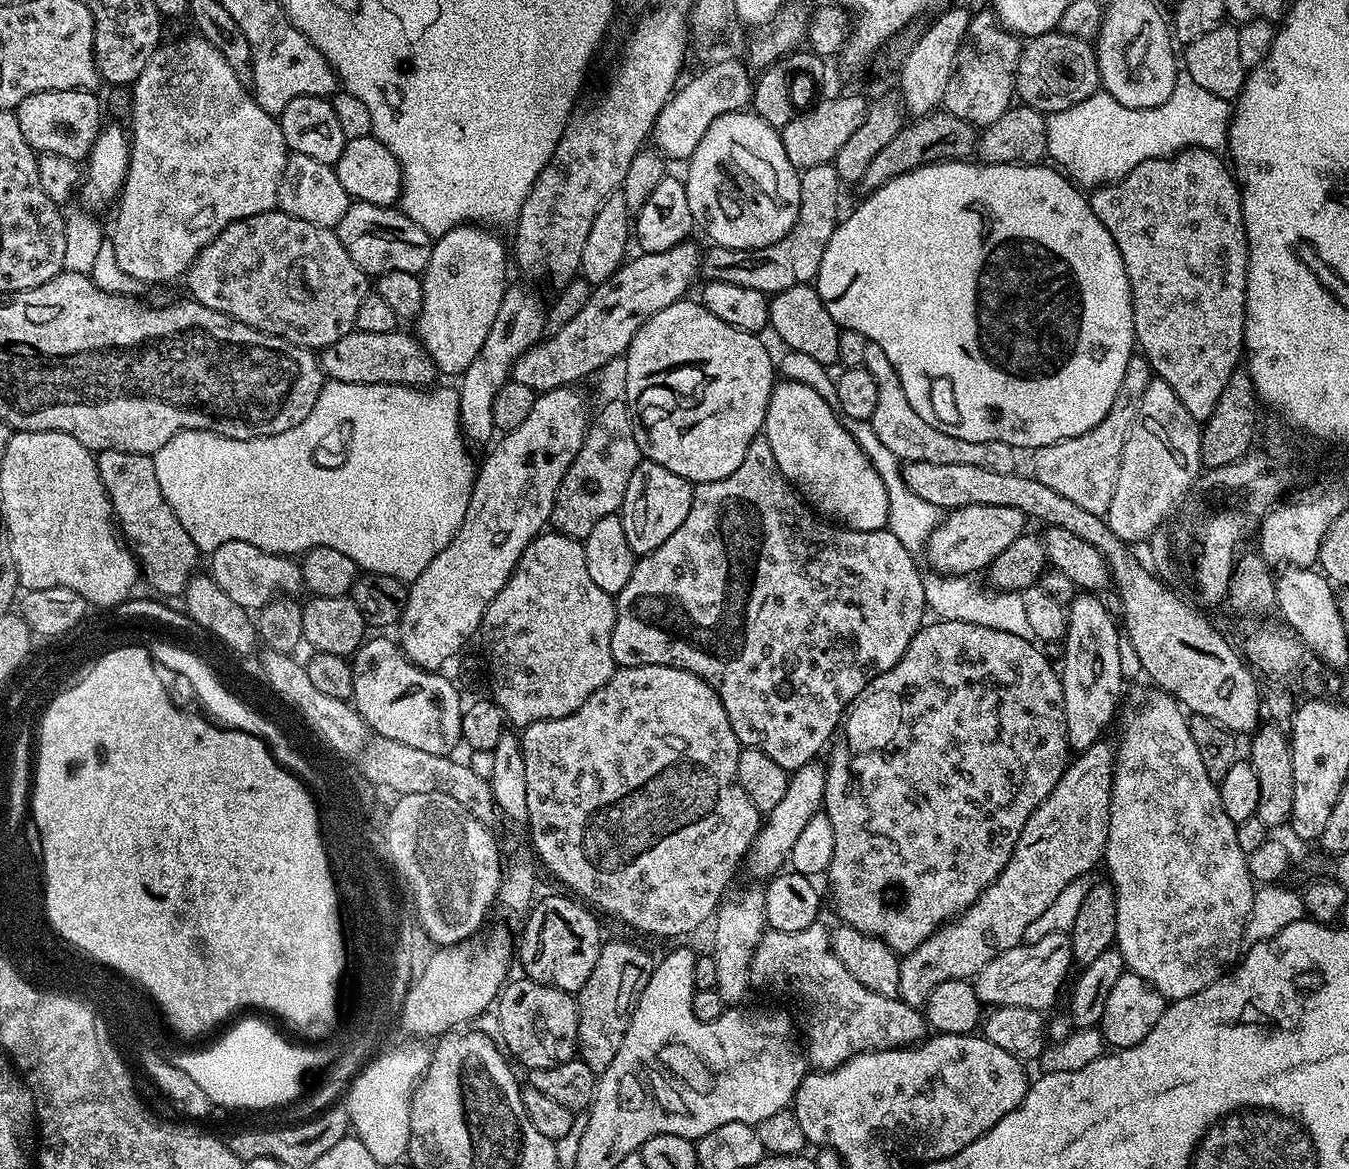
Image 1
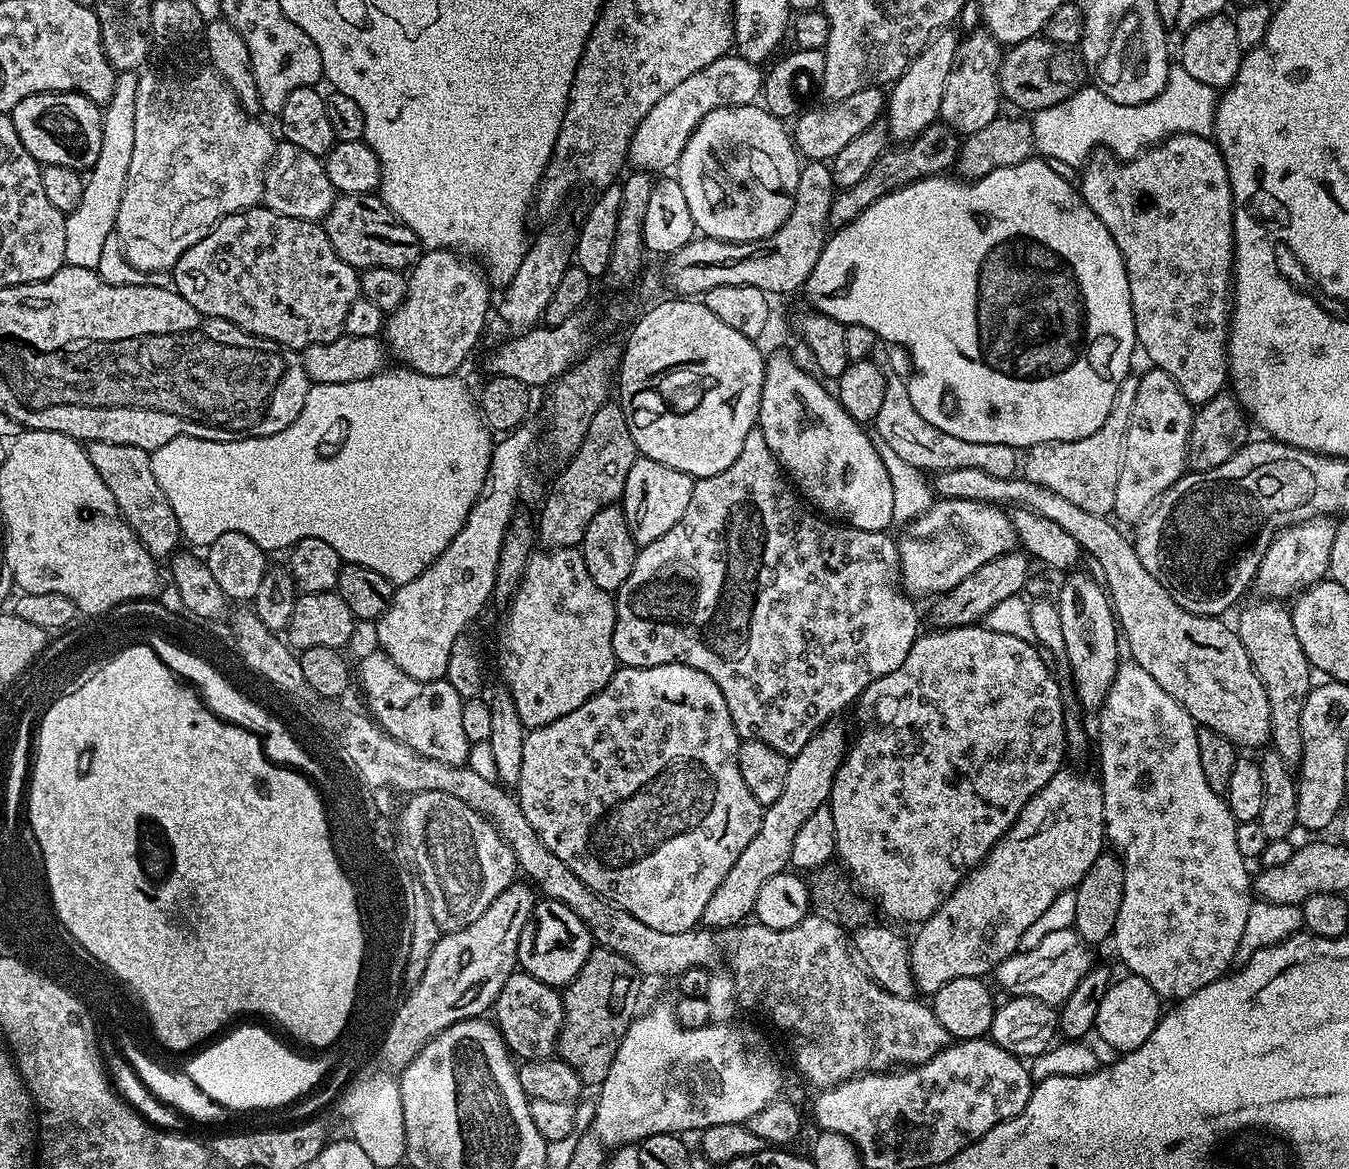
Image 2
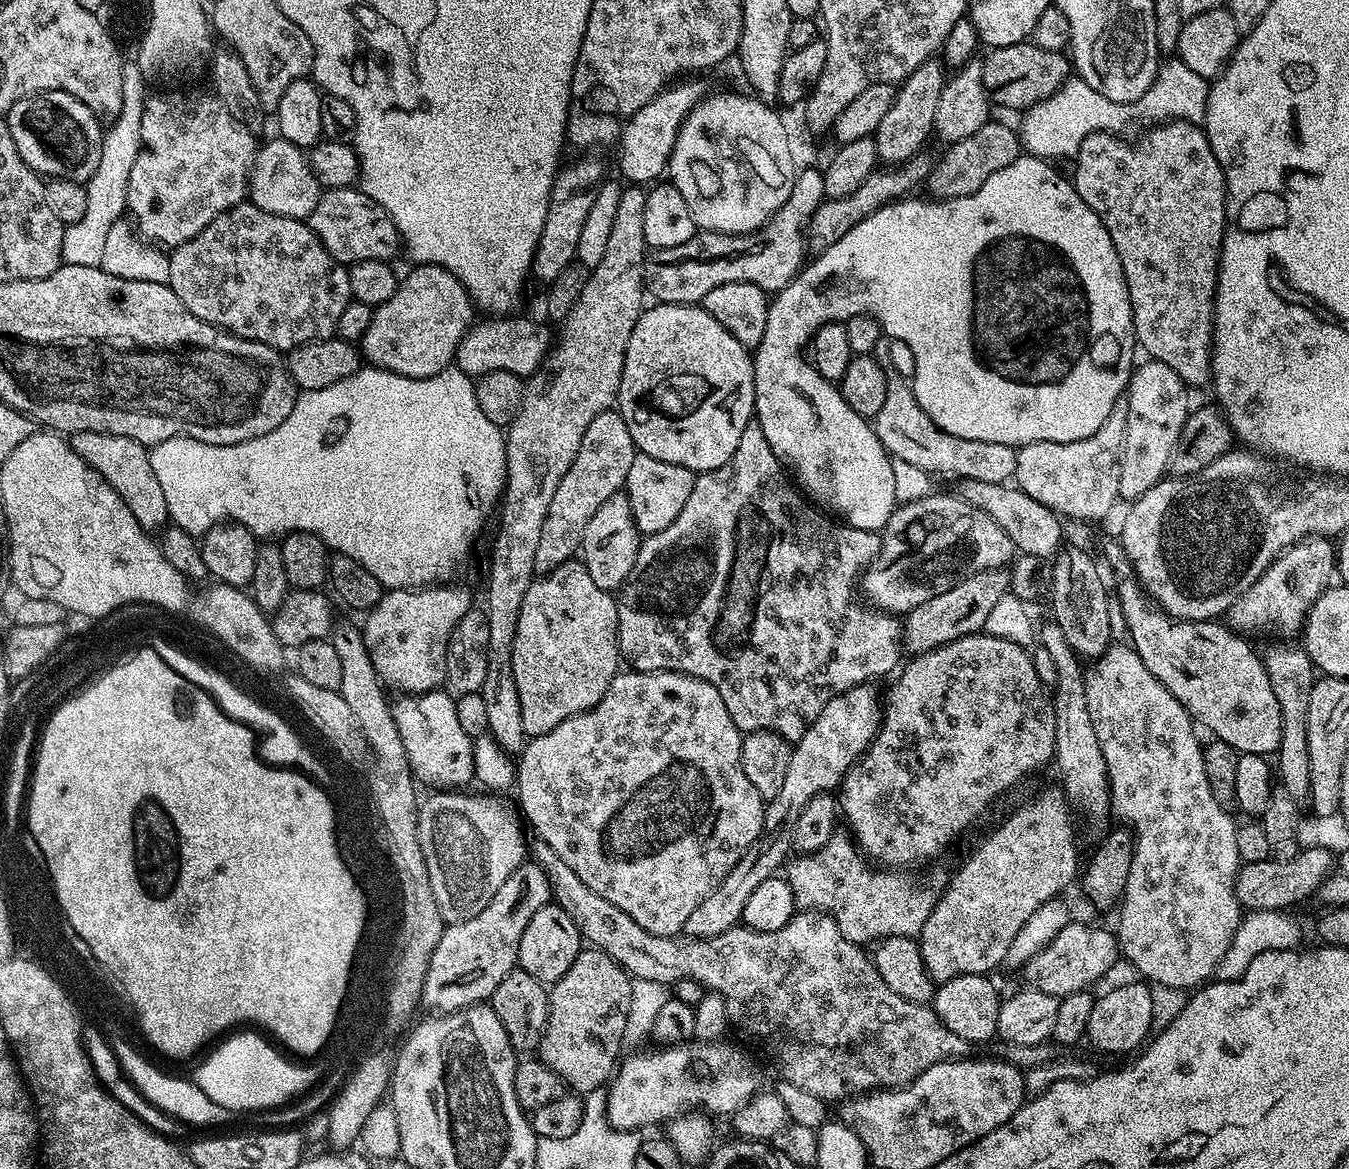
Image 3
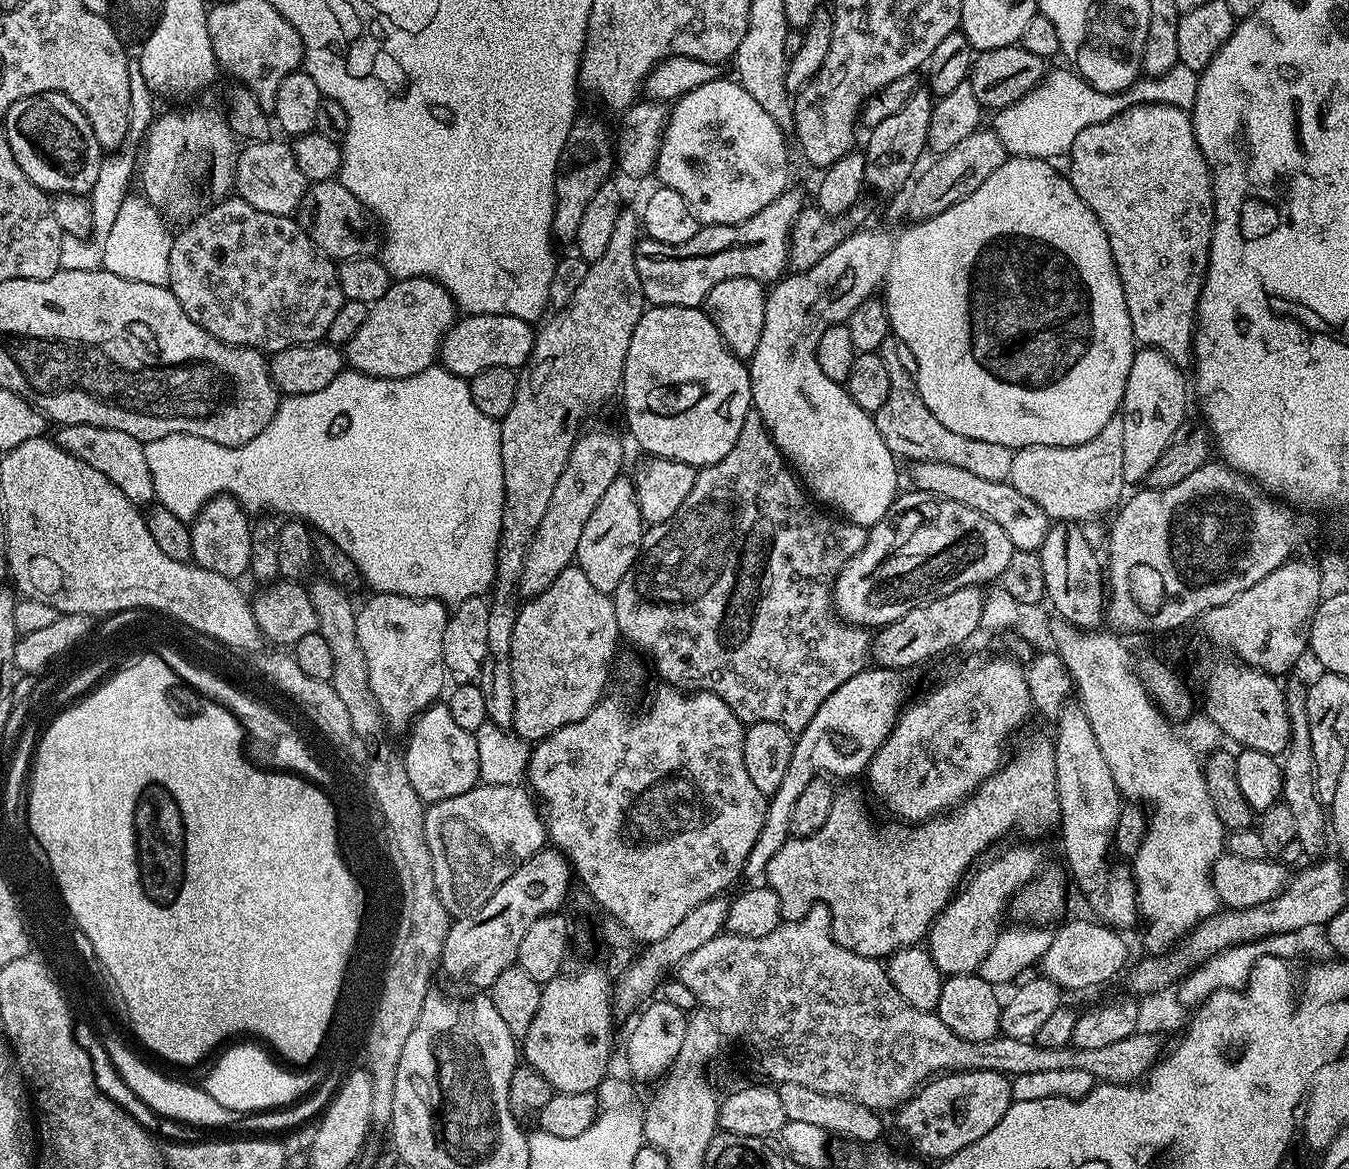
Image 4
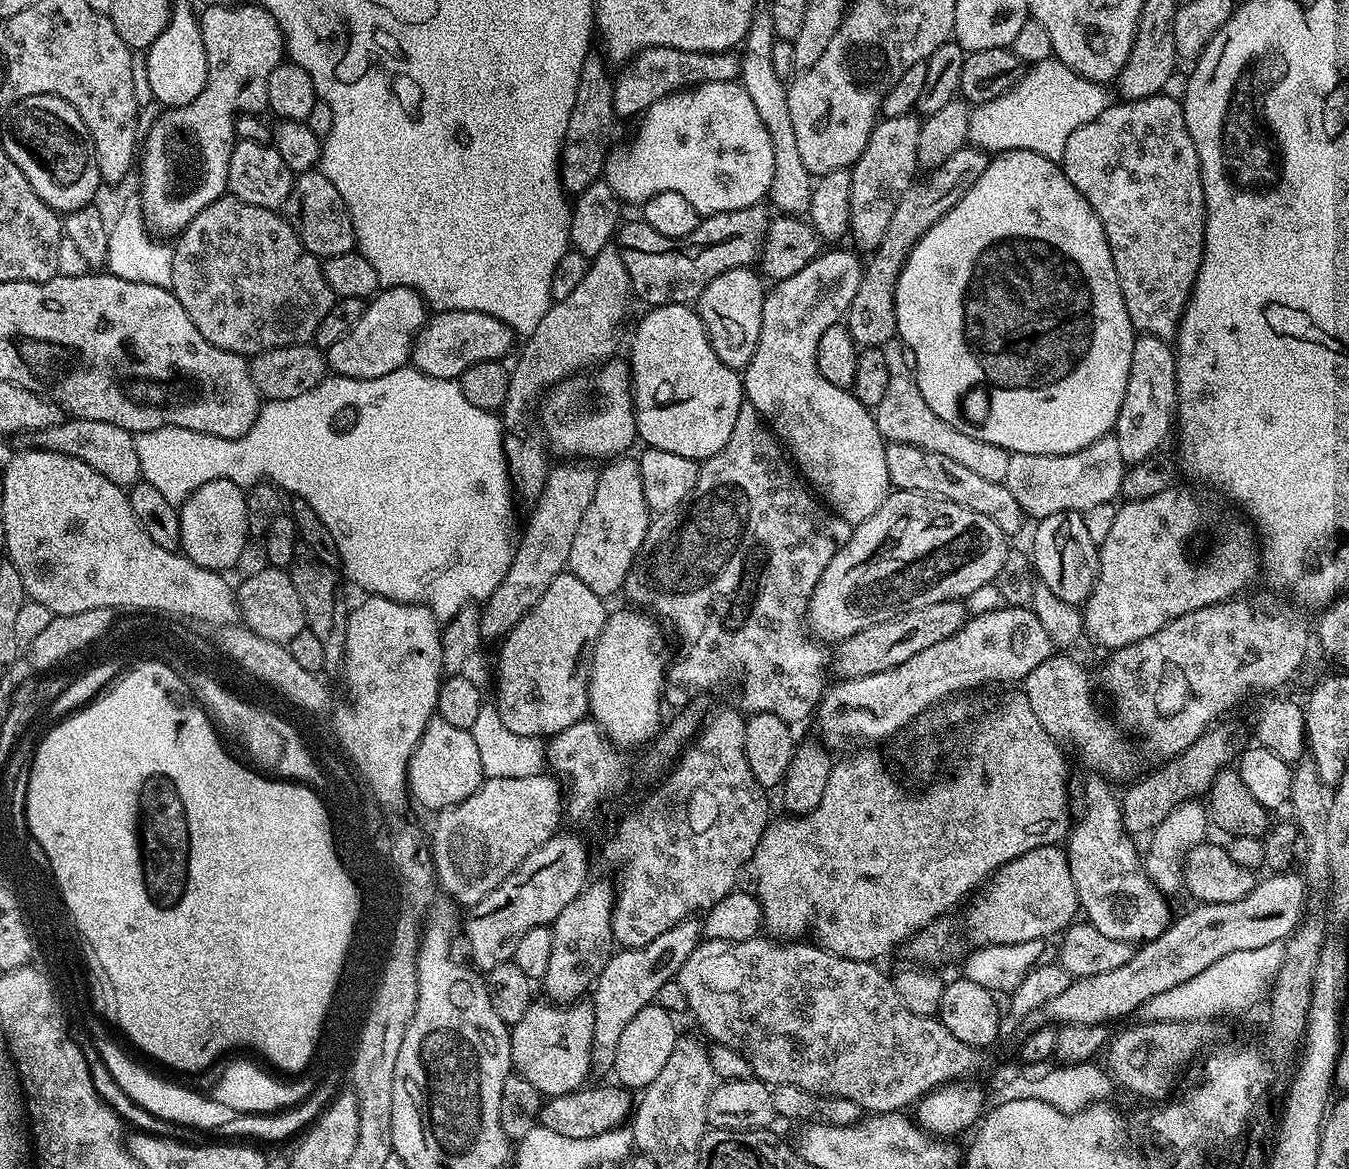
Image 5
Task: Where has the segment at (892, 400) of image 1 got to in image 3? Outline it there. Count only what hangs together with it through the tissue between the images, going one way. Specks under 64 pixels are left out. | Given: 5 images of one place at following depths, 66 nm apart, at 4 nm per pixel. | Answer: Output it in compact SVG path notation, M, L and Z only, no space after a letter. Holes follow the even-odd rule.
M881 346L874 353L878 366L888 372L886 382L886 403L878 410L874 427L882 446L890 457L910 462L929 474L956 476L957 481L1009 483L1016 474L1017 449L1002 442L978 442L970 438L958 438L952 432L942 430L918 406L918 398L912 392L911 383L896 369L896 360L887 346Z

